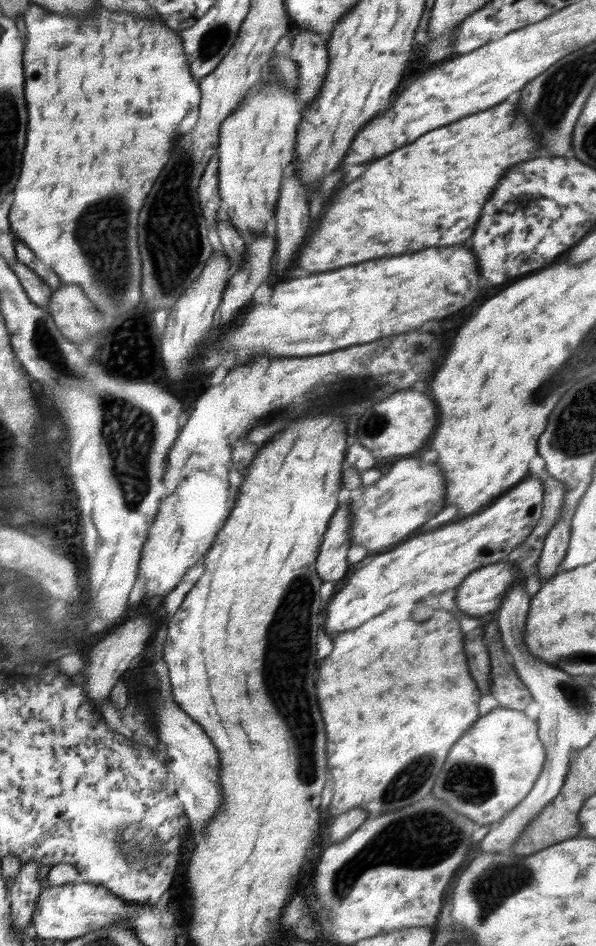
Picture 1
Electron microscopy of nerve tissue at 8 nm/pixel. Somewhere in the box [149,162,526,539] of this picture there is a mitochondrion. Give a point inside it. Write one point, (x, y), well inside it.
(267, 419)

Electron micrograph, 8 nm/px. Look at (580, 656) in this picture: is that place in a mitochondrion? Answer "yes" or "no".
yes

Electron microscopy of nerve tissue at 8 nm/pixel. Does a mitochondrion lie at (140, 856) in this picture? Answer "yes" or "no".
yes

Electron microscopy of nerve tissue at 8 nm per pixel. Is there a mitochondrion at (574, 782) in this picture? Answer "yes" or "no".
no

